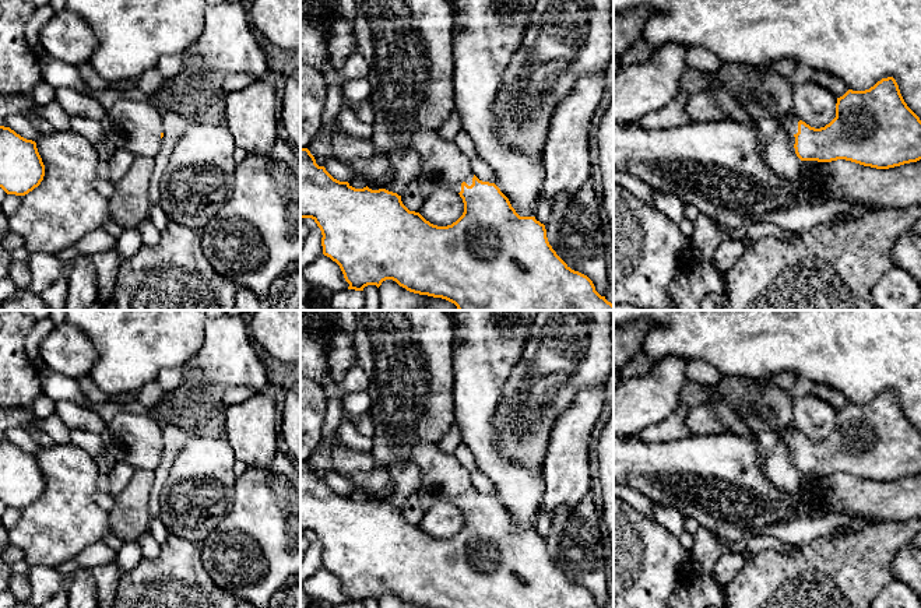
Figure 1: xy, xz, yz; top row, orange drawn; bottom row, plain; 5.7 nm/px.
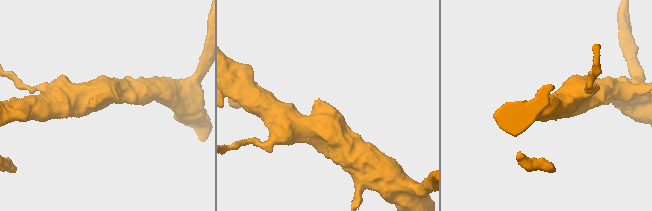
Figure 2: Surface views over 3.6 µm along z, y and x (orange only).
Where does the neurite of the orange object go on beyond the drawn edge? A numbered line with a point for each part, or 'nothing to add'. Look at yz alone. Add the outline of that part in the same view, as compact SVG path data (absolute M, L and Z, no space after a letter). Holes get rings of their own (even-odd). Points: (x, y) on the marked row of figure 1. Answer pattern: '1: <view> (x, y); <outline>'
1: yz (790, 120); M792 110L776 120L777 126L783 124L788 130L790 143L792 145L794 152L795 152L795 148L794 148L795 137L794 136L798 133L798 122L799 119Z

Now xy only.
1: xy (136, 126); M117 99L101 120L116 148L136 157L155 157L164 133L161 112L148 101Z

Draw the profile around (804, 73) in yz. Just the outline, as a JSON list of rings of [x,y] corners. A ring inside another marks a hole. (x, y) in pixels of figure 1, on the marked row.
[[[799,64],[797,70],[787,77],[788,82],[794,88],[795,85],[812,80],[815,70],[806,64]]]

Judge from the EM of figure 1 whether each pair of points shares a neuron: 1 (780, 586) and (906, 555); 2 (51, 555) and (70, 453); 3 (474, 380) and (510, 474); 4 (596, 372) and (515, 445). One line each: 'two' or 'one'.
1: two
2: one
3: one
4: one

